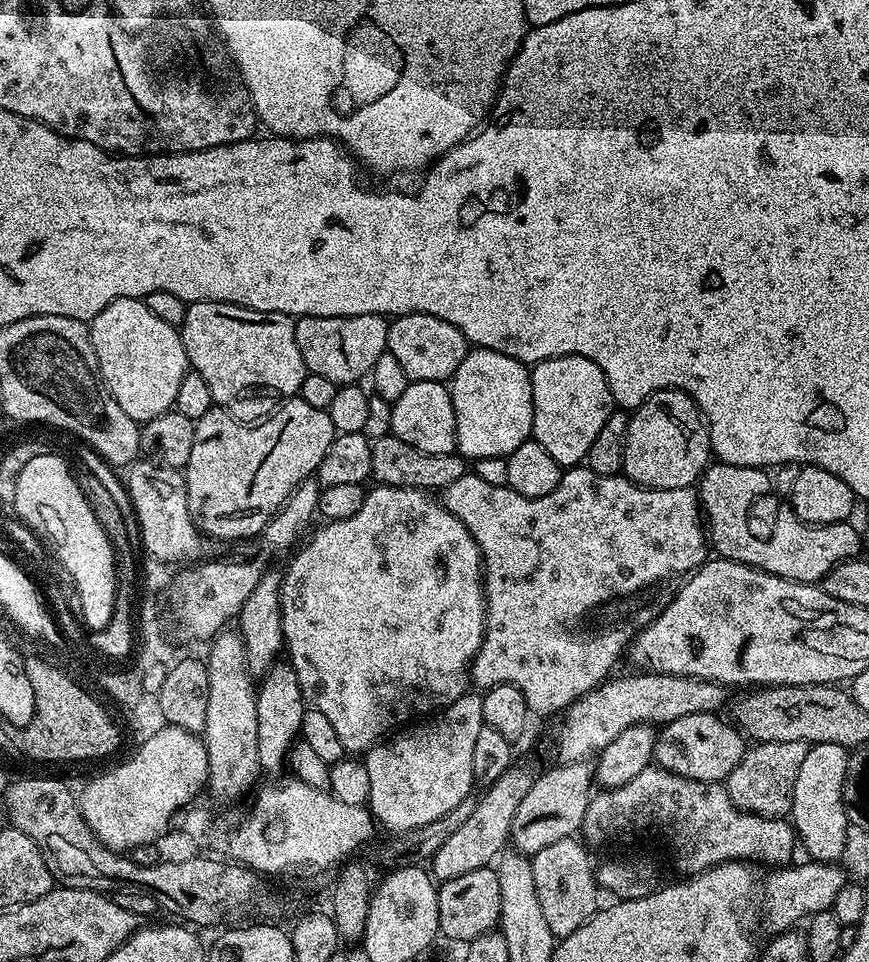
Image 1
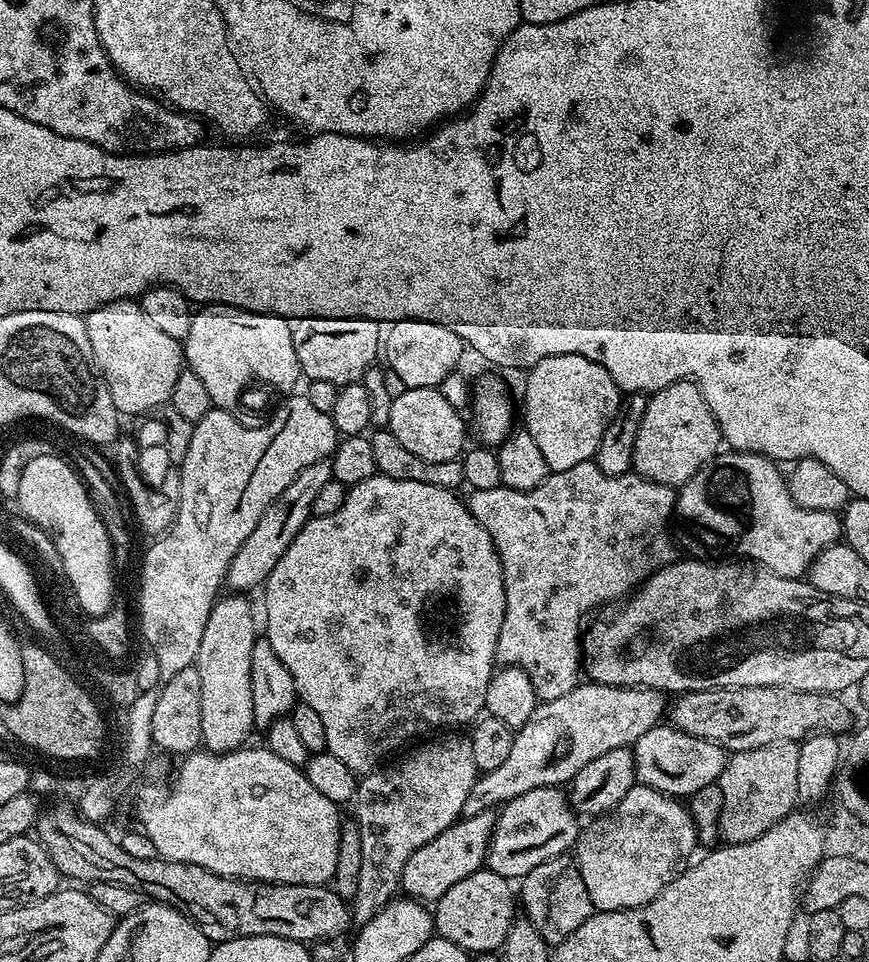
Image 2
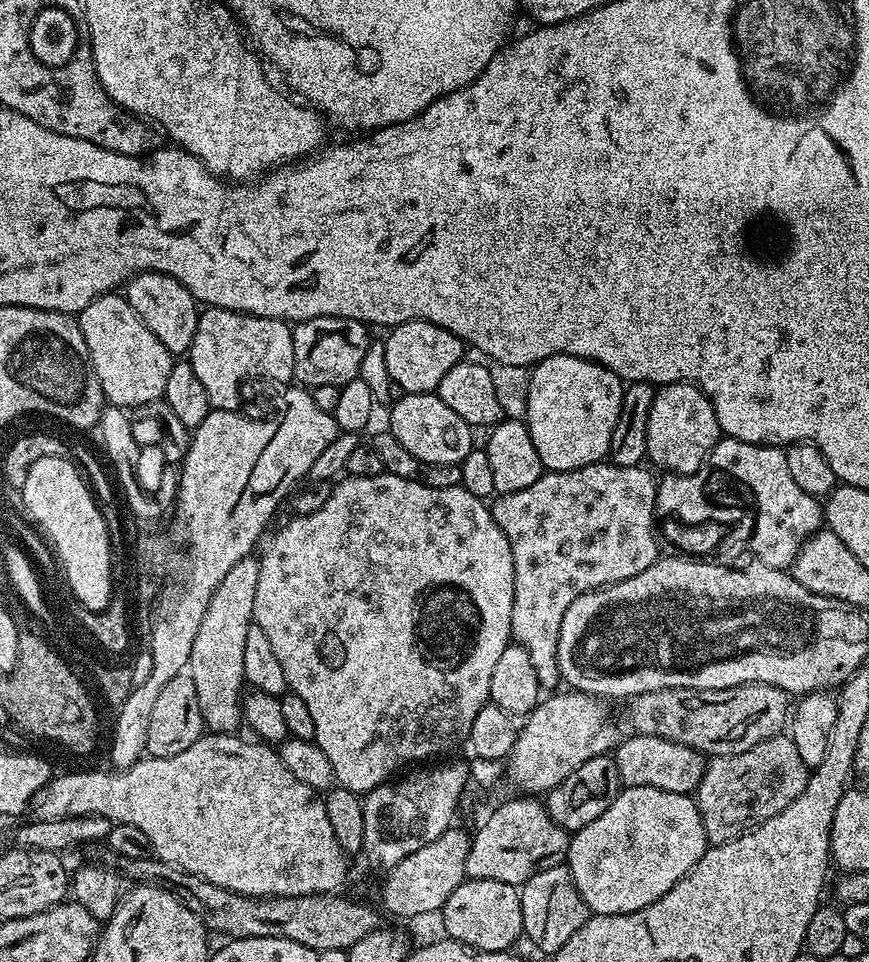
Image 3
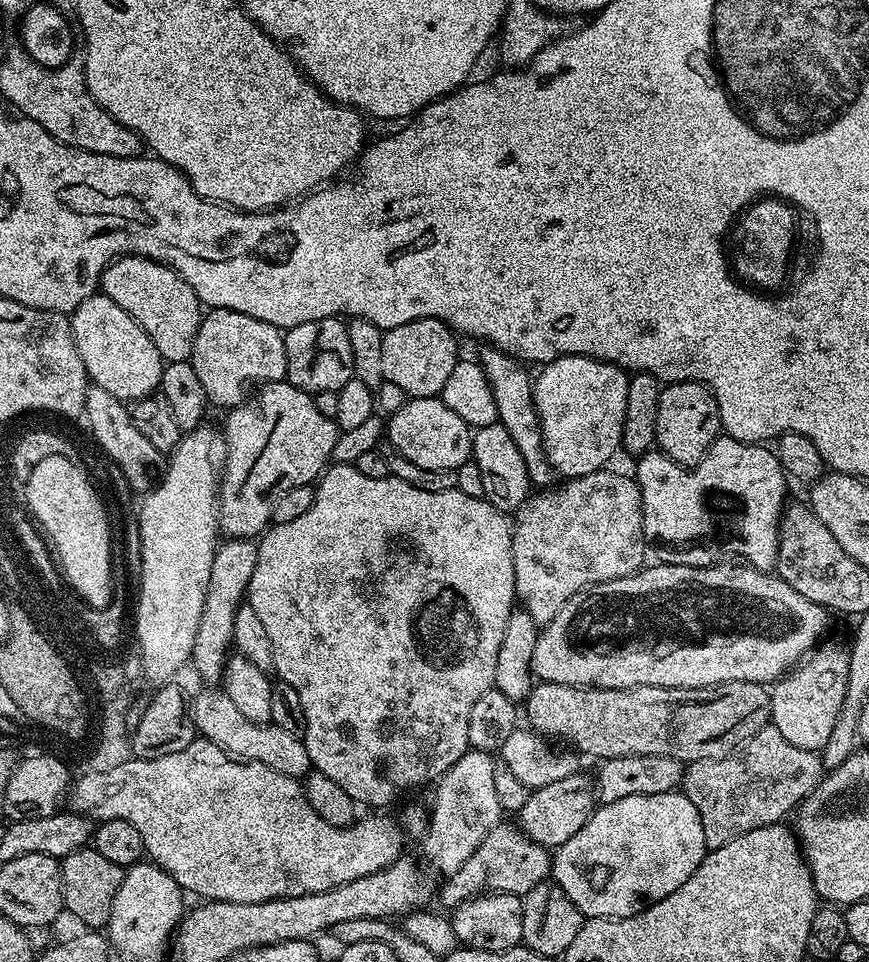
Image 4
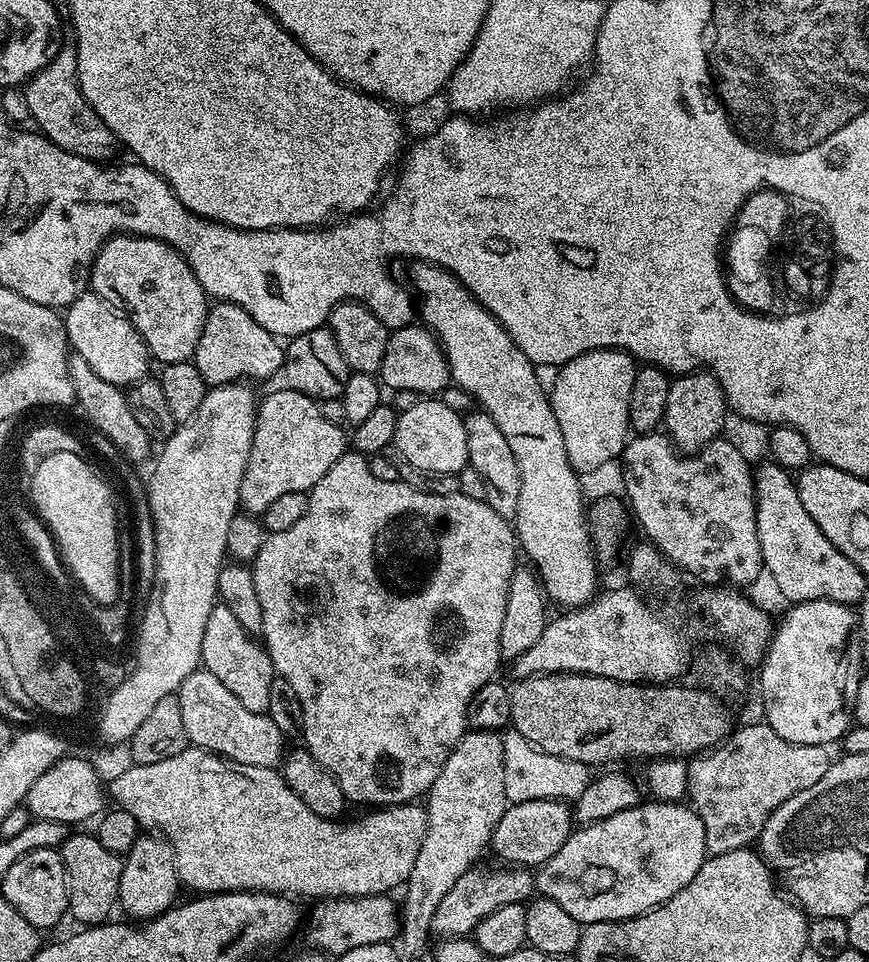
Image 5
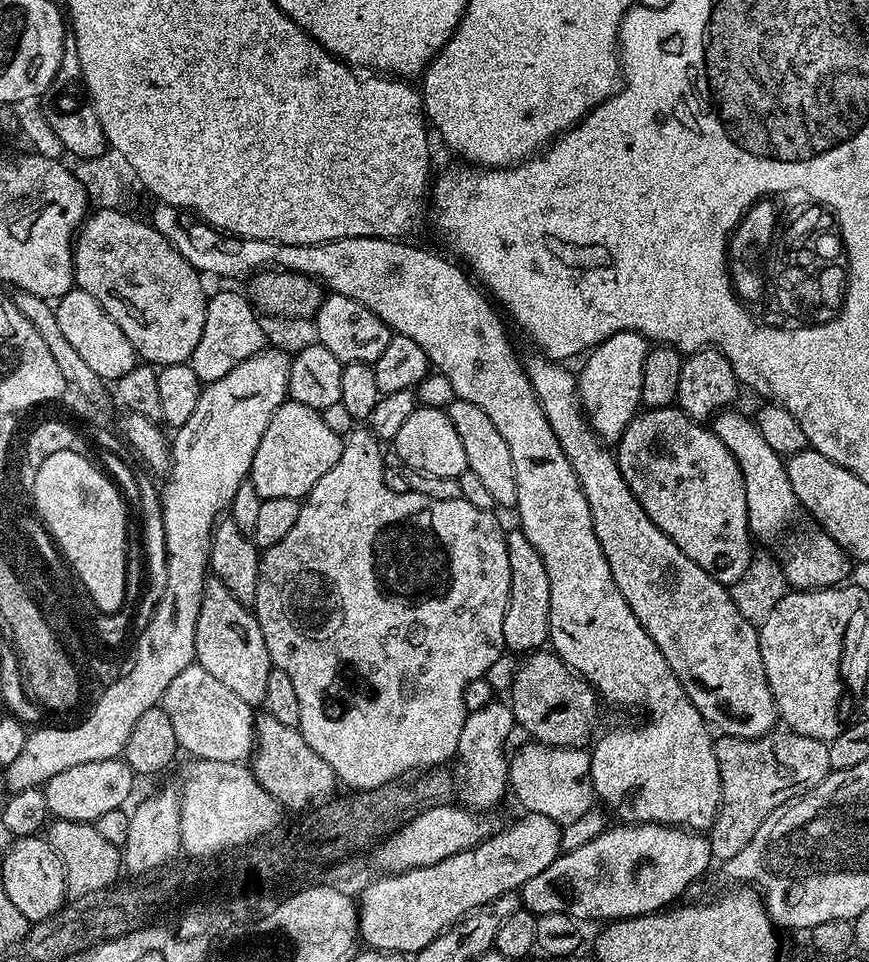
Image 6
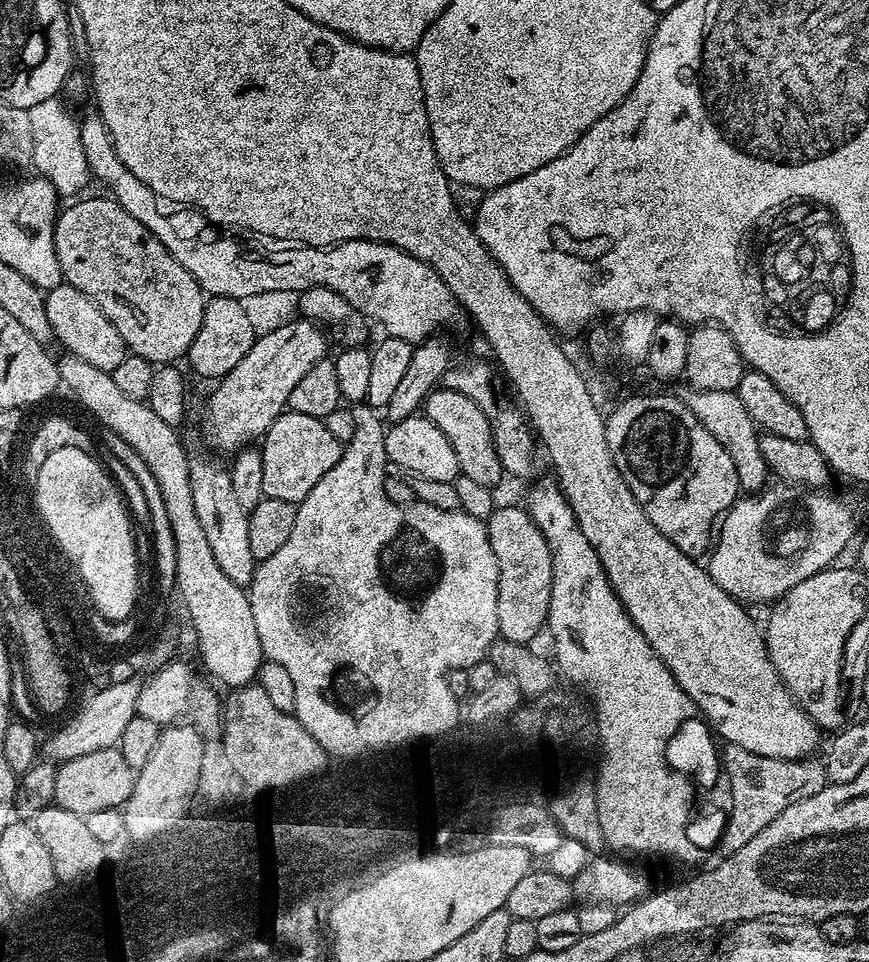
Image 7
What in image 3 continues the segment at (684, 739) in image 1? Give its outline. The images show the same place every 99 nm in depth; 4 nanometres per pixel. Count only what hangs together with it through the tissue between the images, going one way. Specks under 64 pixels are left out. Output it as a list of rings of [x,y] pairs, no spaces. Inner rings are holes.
[[[629,735],[629,740],[621,739],[614,749],[614,759],[618,766],[618,778],[626,788],[634,786],[654,786],[658,790],[695,793],[702,782],[705,757],[690,746],[670,742],[657,736]]]

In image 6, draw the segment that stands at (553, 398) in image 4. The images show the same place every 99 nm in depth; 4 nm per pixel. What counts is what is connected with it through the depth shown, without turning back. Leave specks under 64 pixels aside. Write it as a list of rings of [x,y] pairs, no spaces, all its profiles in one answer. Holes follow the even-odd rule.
[[[619,332],[606,338],[587,353],[588,361],[578,372],[578,395],[584,417],[601,441],[619,441],[642,405],[642,366],[646,362],[649,341],[636,332]]]

